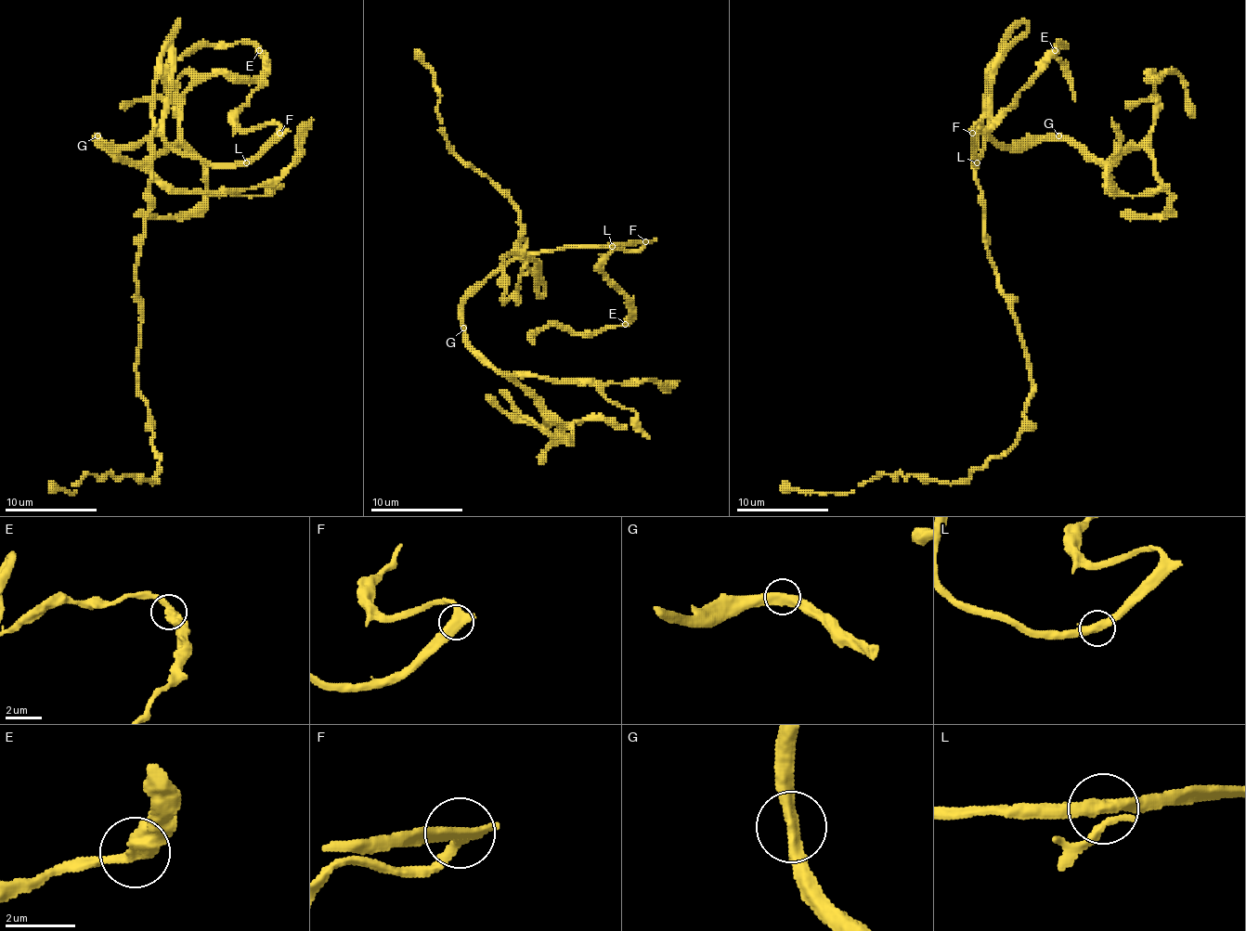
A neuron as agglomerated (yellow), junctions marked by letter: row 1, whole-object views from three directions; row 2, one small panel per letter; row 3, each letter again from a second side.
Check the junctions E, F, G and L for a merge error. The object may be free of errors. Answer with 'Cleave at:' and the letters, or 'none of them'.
Cleave at: none of them

